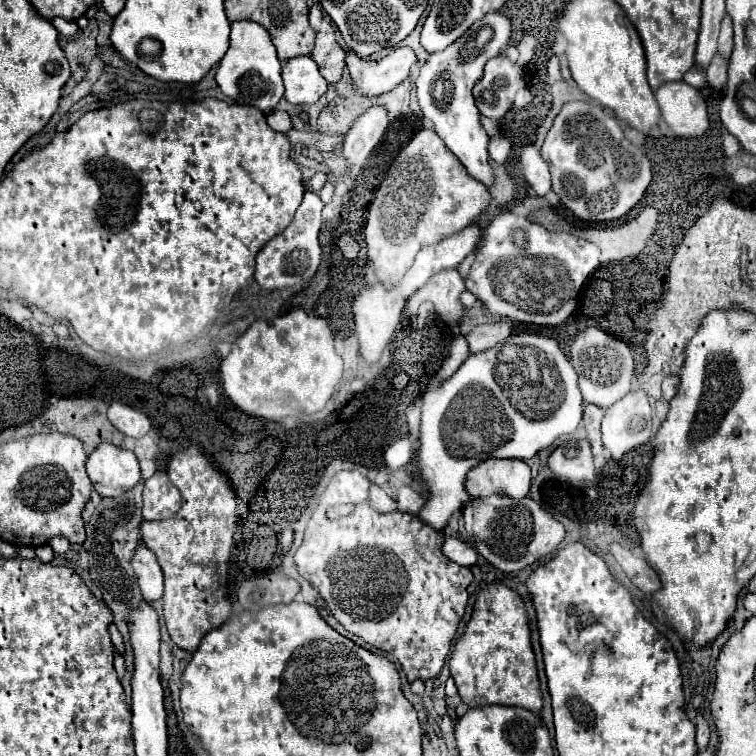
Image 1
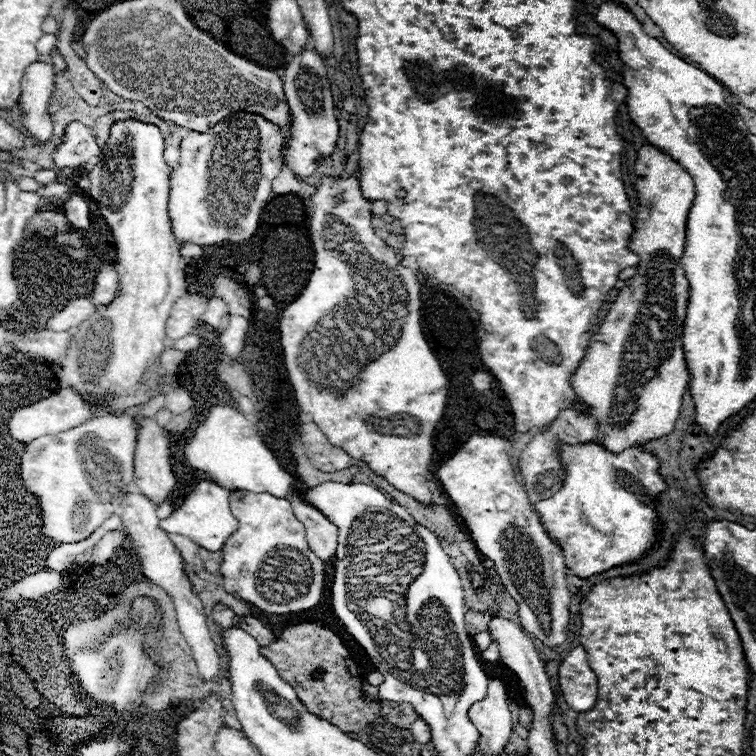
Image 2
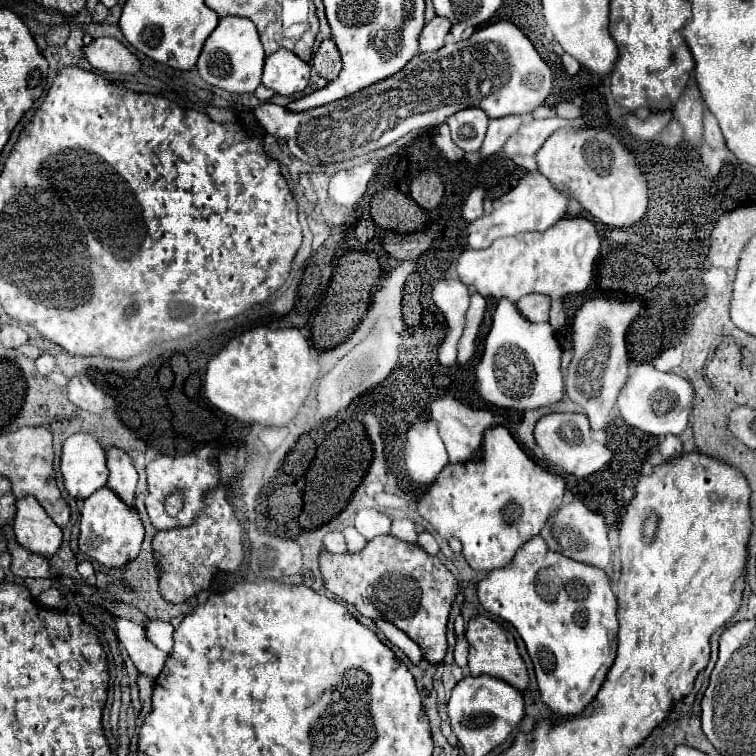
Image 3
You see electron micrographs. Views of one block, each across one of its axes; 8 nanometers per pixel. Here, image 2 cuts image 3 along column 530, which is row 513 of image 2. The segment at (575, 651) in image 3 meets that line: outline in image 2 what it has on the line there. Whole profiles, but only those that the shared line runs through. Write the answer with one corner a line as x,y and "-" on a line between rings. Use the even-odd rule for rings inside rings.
598,442
560,446
560,462
566,470
566,478
562,482
560,492
552,498
538,502
534,508
542,518
544,530
550,538
558,540
566,566
578,578
588,578
592,574
602,574
610,568
618,568
630,564
634,560
644,558
654,546
658,534
662,532
662,524
658,522
658,496
666,490
666,480
660,474
660,460
656,454
648,452
642,444
634,444
620,454
612,454

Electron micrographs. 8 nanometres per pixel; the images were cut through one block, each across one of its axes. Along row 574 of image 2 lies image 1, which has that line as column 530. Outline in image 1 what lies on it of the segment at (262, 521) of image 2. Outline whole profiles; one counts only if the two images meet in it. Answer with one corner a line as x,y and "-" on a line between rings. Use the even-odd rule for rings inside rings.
514,214
496,216
484,228
480,244
462,260
458,272
466,282
466,290
470,290
490,314
508,316
526,324
558,326
576,310
584,282
600,266
598,258
600,250
592,242
564,232
548,232

